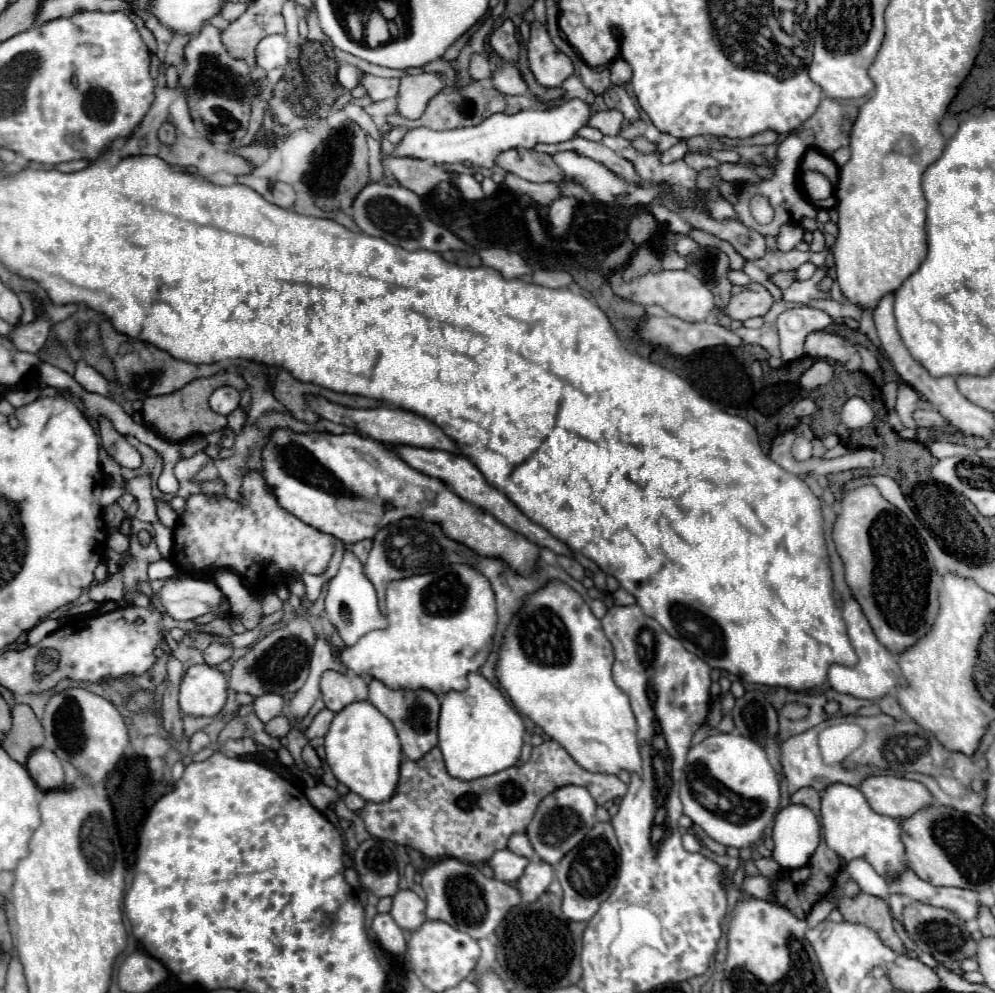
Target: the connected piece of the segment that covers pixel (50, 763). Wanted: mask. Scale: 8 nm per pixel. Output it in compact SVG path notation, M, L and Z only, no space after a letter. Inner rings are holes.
M35 749L27 761L27 771L43 791L55 791L63 787L63 765L49 749Z

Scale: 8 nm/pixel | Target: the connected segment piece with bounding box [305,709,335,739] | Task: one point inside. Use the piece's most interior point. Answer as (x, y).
(321, 723)

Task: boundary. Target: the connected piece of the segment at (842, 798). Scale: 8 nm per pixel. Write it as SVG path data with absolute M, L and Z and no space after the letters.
M831 785L831 789L825 789L821 799L821 819L825 843L845 863L853 859L865 859L887 883L895 883L895 879L909 869L899 823L891 817L875 813L859 789L849 785Z

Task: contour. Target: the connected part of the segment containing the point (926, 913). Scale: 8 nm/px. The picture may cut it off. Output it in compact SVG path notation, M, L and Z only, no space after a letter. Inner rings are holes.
M911 903L903 911L903 925L921 951L929 953L933 959L937 959L949 969L953 969L953 963L973 959L977 955L977 941L971 939L965 923L959 921L959 917L955 917L953 913L947 913L947 909L935 909L931 905Z

